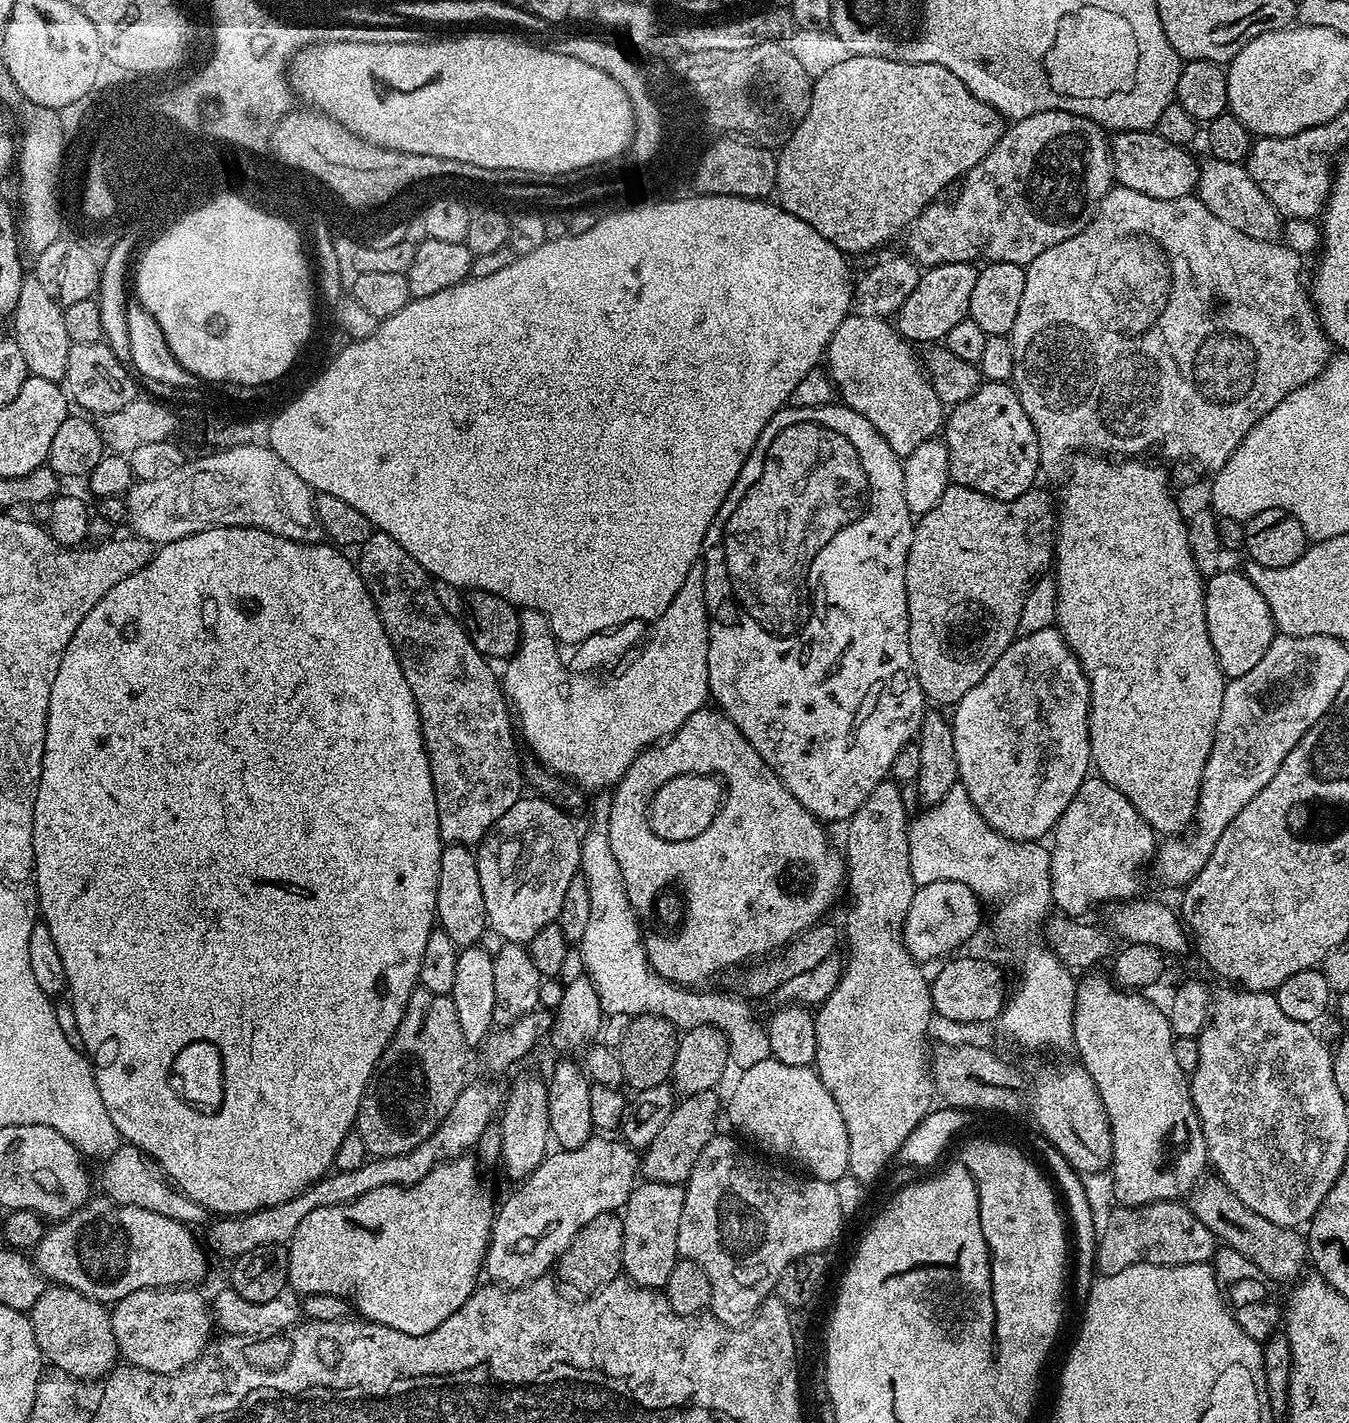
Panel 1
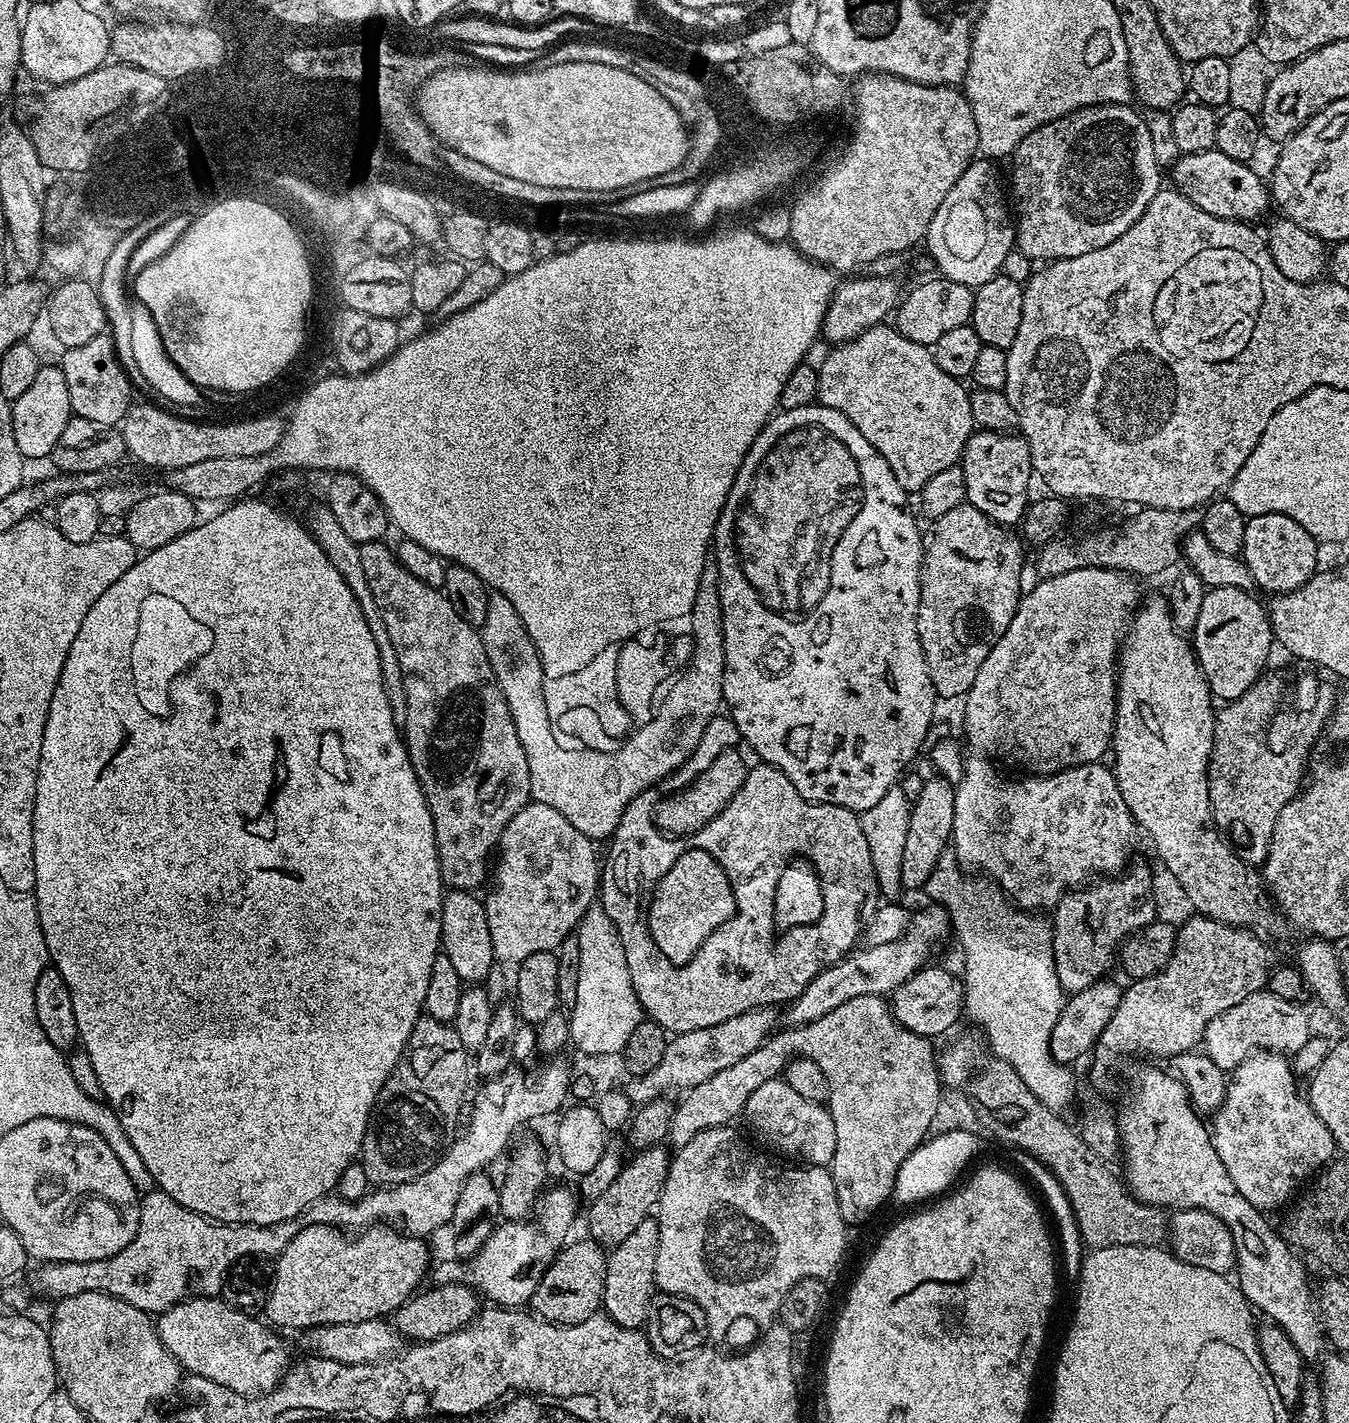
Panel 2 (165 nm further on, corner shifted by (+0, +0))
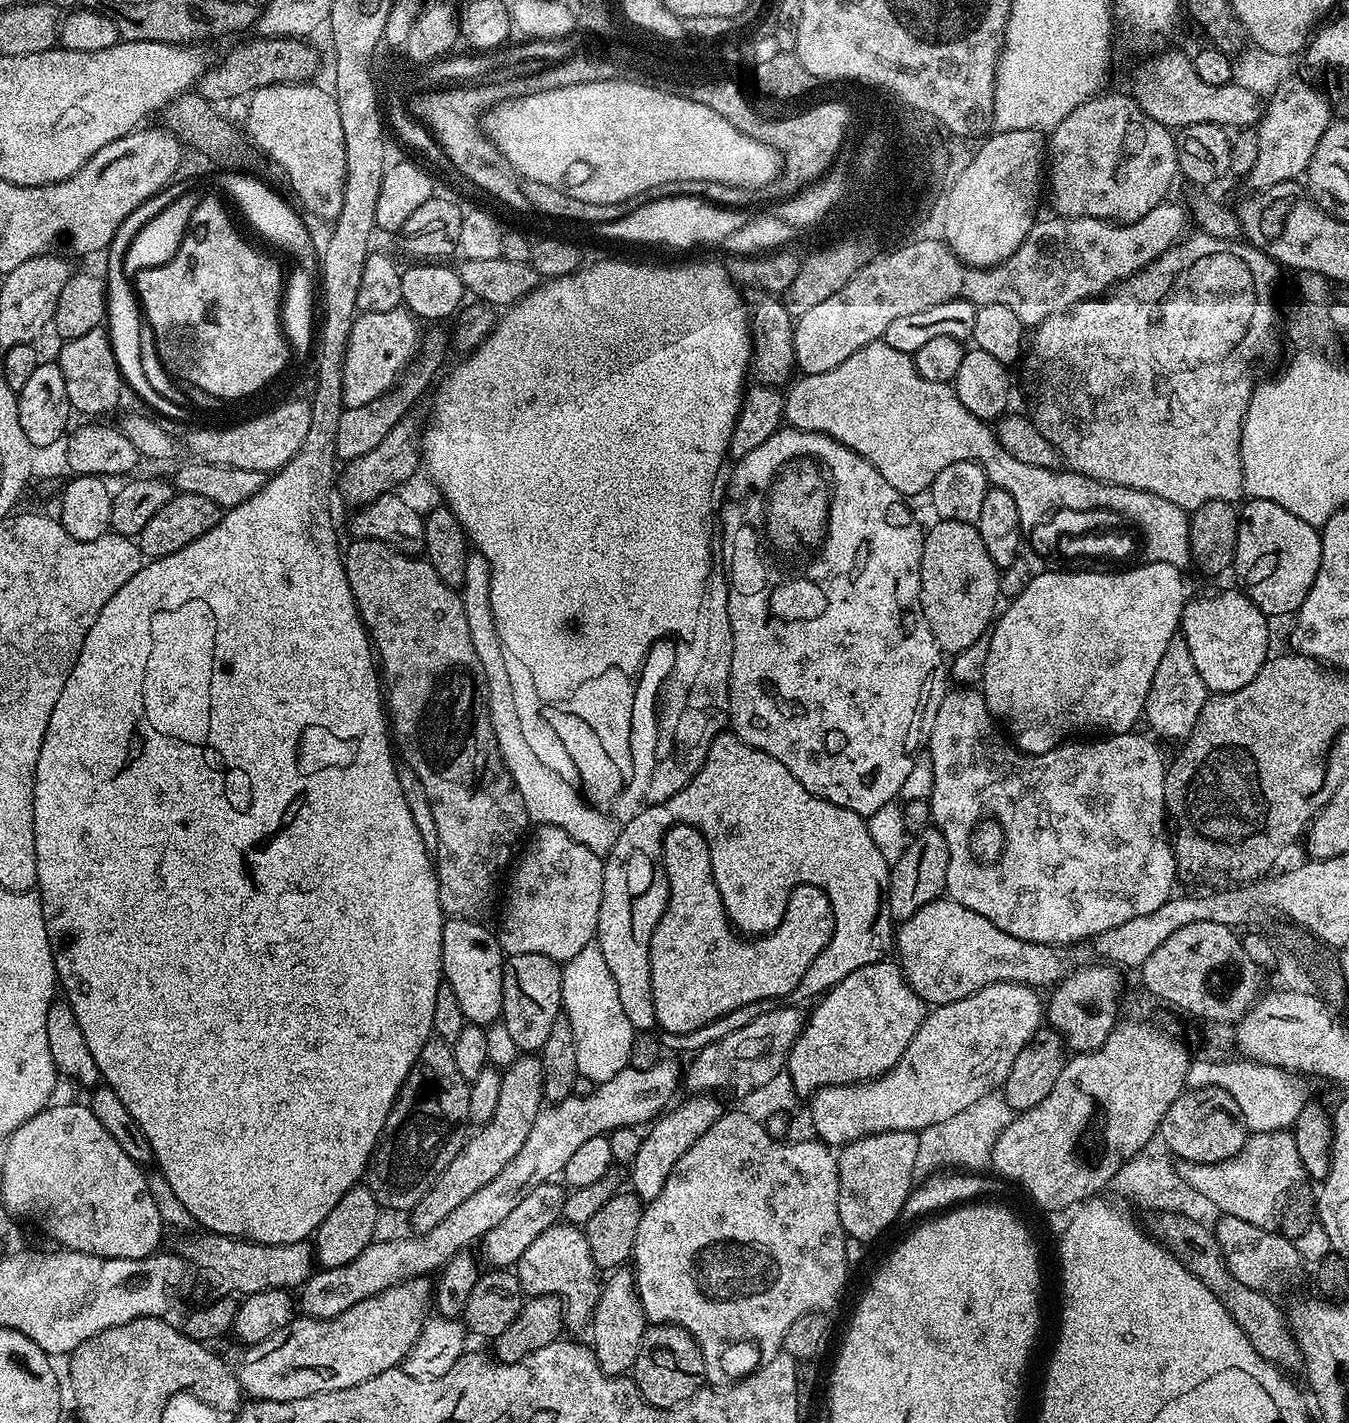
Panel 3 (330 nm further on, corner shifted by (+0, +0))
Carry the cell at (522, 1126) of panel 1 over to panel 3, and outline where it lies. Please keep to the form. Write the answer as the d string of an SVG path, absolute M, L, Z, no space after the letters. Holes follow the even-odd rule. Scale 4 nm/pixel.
M557 1223L546 1229L541 1236L534 1238L530 1246L514 1265L516 1276L528 1296L558 1296L563 1304L564 1323L570 1329L579 1324L589 1323L592 1311L600 1297L601 1281L596 1281L598 1269L592 1261L588 1239L573 1225Z

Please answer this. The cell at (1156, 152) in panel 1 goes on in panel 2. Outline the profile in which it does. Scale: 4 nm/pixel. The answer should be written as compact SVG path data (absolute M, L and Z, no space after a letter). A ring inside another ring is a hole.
M1215 147L1201 152L1186 152L1171 165L1171 183L1183 196L1190 198L1198 210L1206 210L1206 214L1214 214L1214 218L1256 222L1268 204L1270 208L1270 188L1265 177L1263 180L1252 166L1243 160L1226 158L1226 154Z

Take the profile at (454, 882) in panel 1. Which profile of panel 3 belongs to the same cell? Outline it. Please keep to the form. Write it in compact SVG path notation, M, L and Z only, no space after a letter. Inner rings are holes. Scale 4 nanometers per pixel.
M445 919L442 930L443 979L458 997L458 1006L469 1024L481 1026L499 1021L502 1016L502 974L506 953L495 931L479 920Z

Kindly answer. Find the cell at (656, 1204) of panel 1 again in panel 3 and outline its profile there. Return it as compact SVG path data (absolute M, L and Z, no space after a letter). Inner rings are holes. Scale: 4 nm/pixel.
M621 1266L607 1273L608 1281L603 1281L600 1289L600 1297L596 1303L596 1309L592 1311L590 1317L590 1329L592 1328L592 1340L590 1347L596 1354L596 1361L600 1364L600 1369L608 1376L623 1376L631 1373L636 1367L638 1350L644 1337L646 1327L646 1317L644 1307L636 1293L636 1273L631 1267Z

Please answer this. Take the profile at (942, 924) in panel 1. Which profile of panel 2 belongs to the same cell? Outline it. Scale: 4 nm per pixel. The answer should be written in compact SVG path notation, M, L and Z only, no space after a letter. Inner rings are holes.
M929 903L927 907L921 912L911 913L906 930L894 942L886 942L886 946L857 947L838 963L819 972L810 986L806 986L806 990L802 990L802 994L798 994L798 998L787 1005L787 1023L792 1026L809 1024L822 1018L822 1014L830 1014L834 1006L850 1002L850 998L887 997L900 988L902 982L909 980L931 961L928 959L931 958L936 943L950 936L948 912L941 904Z

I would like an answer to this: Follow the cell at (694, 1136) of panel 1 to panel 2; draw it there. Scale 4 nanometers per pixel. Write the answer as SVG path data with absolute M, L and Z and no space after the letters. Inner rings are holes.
M657 1146L655 1148L641 1148L639 1151L635 1153L636 1156L633 1158L632 1161L630 1159L623 1165L623 1168L621 1172L618 1174L617 1178L614 1179L614 1182L611 1183L609 1187L601 1195L598 1196L596 1200L591 1201L587 1205L588 1208L588 1232L587 1235L591 1237L591 1239L595 1240L597 1243L599 1243L601 1246L603 1246L605 1249L611 1250L615 1248L616 1244L618 1242L623 1242L626 1237L635 1230L635 1228L640 1225L640 1223L646 1219L649 1219L653 1215L654 1209L659 1205L660 1202L660 1195L662 1194L662 1186L666 1186L666 1174L668 1173L668 1166L670 1163L670 1152L667 1147L664 1146Z

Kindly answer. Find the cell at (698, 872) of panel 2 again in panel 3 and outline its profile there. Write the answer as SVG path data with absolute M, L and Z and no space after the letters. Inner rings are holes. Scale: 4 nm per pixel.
M675 824L668 830L663 840L663 864L668 876L668 902L658 926L652 931L650 948L652 1005L657 1027L663 1033L681 1036L699 1032L744 1005L762 1004L780 996L789 997L814 958L828 947L836 916L828 895L820 887L799 884L791 892L786 913L774 931L757 938L743 938L728 919L721 892L714 882L712 852L700 828Z

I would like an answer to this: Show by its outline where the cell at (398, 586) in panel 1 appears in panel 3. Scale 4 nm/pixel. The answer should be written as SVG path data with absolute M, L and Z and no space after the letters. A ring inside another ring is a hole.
M352 540L349 545L349 548L347 545L342 552L346 582L350 582L350 590L354 594L360 620L368 630L369 641L378 657L378 668L382 673L382 688L386 693L386 716L390 721L390 736L394 741L394 748L399 759L407 762L410 770L418 774L422 787L426 790L426 798L430 798L430 810L434 810L434 823L438 826L438 846L434 849L434 871L438 882L440 909L448 918L483 921L484 915L495 906L496 891L499 888L501 891L506 869L513 863L512 847L516 843L517 845L521 843L520 835L523 834L524 827L529 827L530 821L526 814L526 806L522 802L522 794L518 794L518 790L513 786L502 754L498 750L498 742L494 738L494 726L490 722L490 710L488 709L488 683L484 677L482 662L478 662L478 654L474 651L474 642L470 642L470 626L466 626L466 610L460 601L460 593L457 589L446 586L442 578L438 578L438 570L430 566L427 558L408 556L405 552L389 548L380 540Z

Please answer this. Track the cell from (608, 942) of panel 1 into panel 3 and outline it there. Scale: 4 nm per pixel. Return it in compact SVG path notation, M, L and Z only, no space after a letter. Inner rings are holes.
M590 943L582 950L582 954L574 954L574 958L566 961L562 968L562 1005L563 1015L567 1016L574 1030L574 1047L578 1049L578 1070L594 1083L605 1084L614 1074L629 1067L628 1055L632 1045L634 1029L630 1018L626 1018L626 1010L622 1010L622 1001L618 998L618 986L614 986L614 974L610 974L610 966L606 966L606 958L602 958L602 950L595 943Z

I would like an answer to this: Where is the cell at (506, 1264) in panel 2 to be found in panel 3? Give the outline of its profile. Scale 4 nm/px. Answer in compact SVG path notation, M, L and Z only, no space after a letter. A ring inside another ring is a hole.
M416 1276L390 1286L329 1320L294 1318L270 1338L249 1344L234 1363L240 1391L253 1401L290 1402L314 1394L358 1386L407 1361L430 1316L434 1284L428 1276Z

